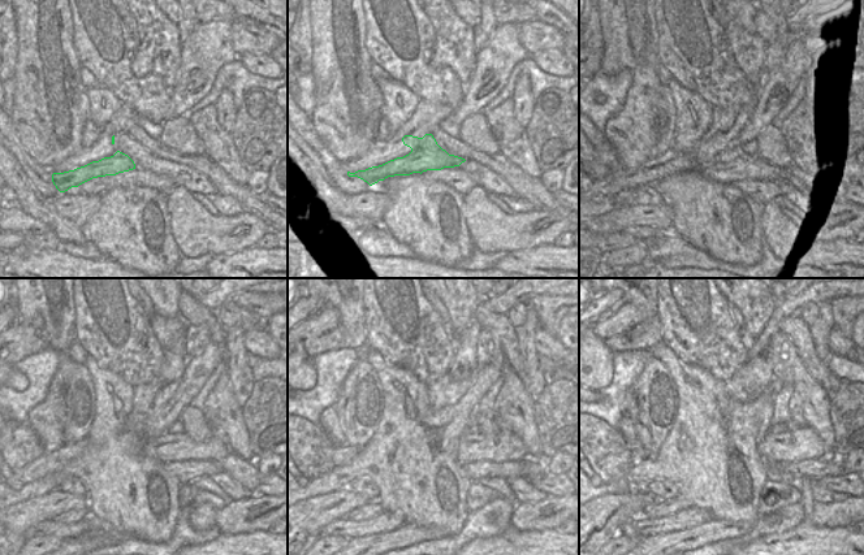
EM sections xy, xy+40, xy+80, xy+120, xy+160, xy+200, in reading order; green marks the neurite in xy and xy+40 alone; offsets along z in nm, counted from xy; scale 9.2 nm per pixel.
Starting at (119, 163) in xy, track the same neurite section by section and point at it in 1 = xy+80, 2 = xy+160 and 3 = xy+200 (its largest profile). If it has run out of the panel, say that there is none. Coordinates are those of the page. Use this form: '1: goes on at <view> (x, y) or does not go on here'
1: goes on at xy+80 (720, 152)
2: goes on at xy+160 (505, 446)
3: goes on at xy+200 (798, 443)

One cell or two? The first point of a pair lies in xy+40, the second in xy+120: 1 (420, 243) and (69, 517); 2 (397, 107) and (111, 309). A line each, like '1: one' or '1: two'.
1: two
2: two

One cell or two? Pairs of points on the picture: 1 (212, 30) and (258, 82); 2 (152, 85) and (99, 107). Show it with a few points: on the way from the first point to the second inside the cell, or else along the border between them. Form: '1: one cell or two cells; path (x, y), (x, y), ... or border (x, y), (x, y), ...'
1: two cells; border (236, 57), (217, 72), (215, 81)
2: two cells; border (103, 86), (122, 104)

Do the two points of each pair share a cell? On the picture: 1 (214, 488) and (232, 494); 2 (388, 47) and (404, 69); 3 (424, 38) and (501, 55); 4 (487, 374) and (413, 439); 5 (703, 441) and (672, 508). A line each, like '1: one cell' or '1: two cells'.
1: two cells
2: one cell
3: two cells
4: one cell
5: two cells

